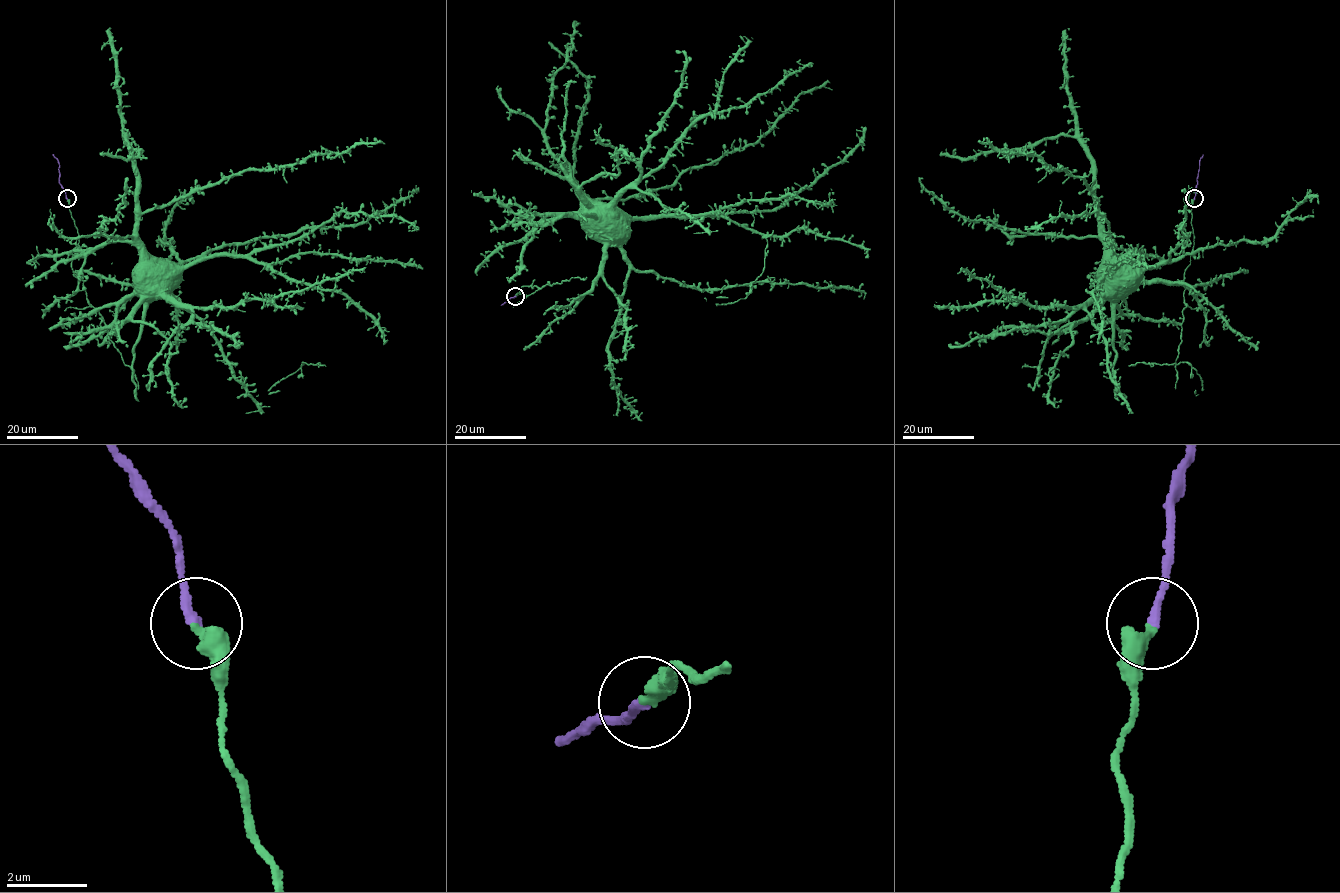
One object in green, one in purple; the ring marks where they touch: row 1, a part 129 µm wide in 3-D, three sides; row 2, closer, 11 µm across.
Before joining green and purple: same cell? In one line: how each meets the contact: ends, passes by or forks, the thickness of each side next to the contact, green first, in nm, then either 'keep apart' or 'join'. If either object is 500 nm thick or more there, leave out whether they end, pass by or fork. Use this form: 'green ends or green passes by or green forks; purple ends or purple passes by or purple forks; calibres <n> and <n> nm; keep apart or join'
green ends; purple ends; calibres 400 and 240 nm; join

